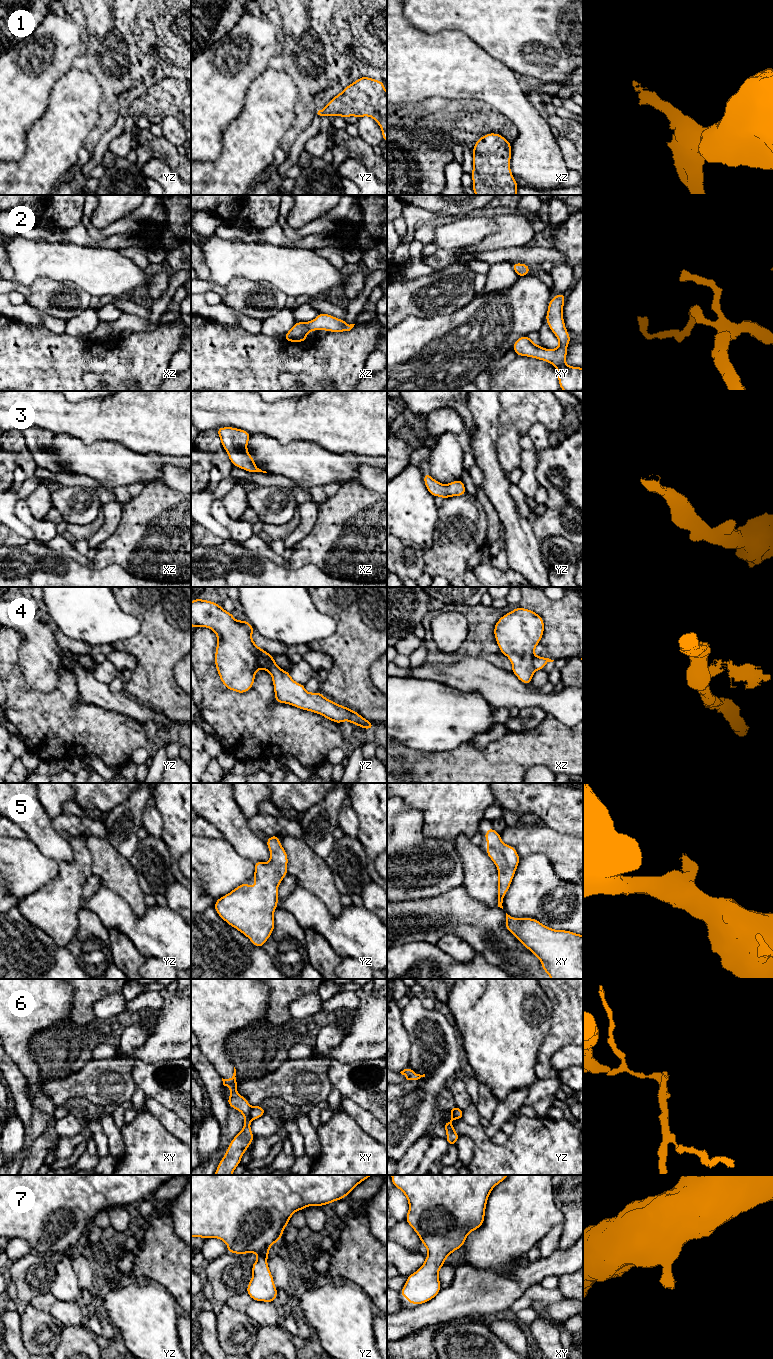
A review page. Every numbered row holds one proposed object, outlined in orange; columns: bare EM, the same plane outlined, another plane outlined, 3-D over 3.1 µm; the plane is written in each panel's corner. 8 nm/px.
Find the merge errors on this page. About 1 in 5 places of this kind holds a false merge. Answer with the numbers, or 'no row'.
4, 6

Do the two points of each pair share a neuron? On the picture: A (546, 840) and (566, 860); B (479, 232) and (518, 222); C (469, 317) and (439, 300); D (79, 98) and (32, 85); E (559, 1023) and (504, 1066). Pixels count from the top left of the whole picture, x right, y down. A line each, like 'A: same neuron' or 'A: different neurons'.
A: same neuron
B: different neurons
C: different neurons
D: different neurons
E: different neurons

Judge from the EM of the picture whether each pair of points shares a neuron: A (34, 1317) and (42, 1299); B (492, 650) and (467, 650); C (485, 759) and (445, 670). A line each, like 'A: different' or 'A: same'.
A: different
B: same
C: different

